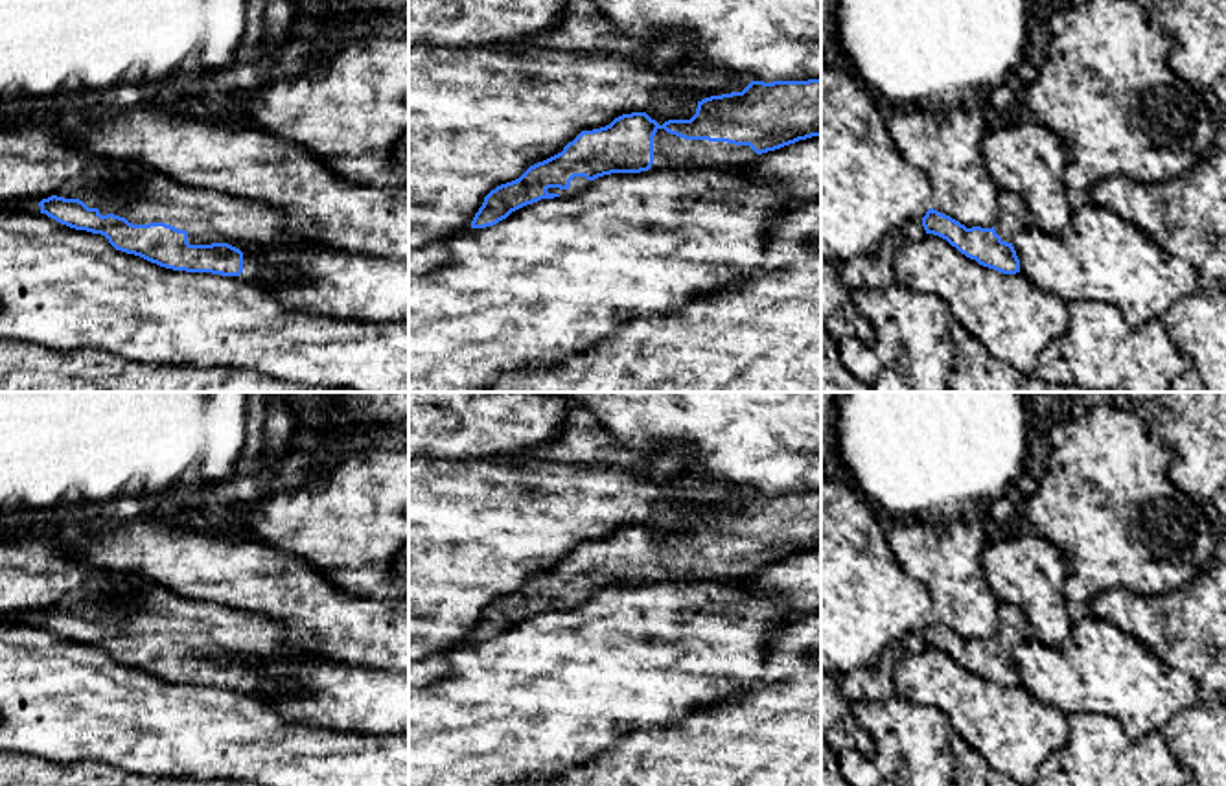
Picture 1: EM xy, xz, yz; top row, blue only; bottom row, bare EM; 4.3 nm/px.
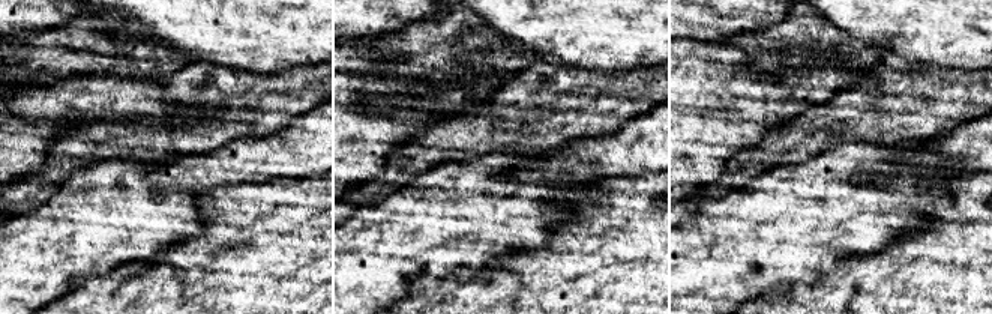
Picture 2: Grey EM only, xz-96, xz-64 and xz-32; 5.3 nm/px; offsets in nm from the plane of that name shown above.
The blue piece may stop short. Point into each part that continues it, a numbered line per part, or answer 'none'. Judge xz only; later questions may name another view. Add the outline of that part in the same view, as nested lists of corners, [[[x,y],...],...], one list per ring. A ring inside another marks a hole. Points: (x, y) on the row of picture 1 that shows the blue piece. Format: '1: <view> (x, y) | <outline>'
1: xz (670, 153) | [[[657,129],[653,136],[653,164],[648,171],[740,168],[753,164],[757,158],[758,155],[749,145],[685,140]]]

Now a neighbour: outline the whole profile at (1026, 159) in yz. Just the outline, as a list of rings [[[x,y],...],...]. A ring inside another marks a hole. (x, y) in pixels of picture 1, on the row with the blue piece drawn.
[[[1035,120],[1020,121],[983,138],[985,168],[1000,191],[1014,191],[1027,204],[1027,226],[1046,234],[1060,234],[1071,221],[1077,199],[1062,179],[1064,153],[1055,133]]]

